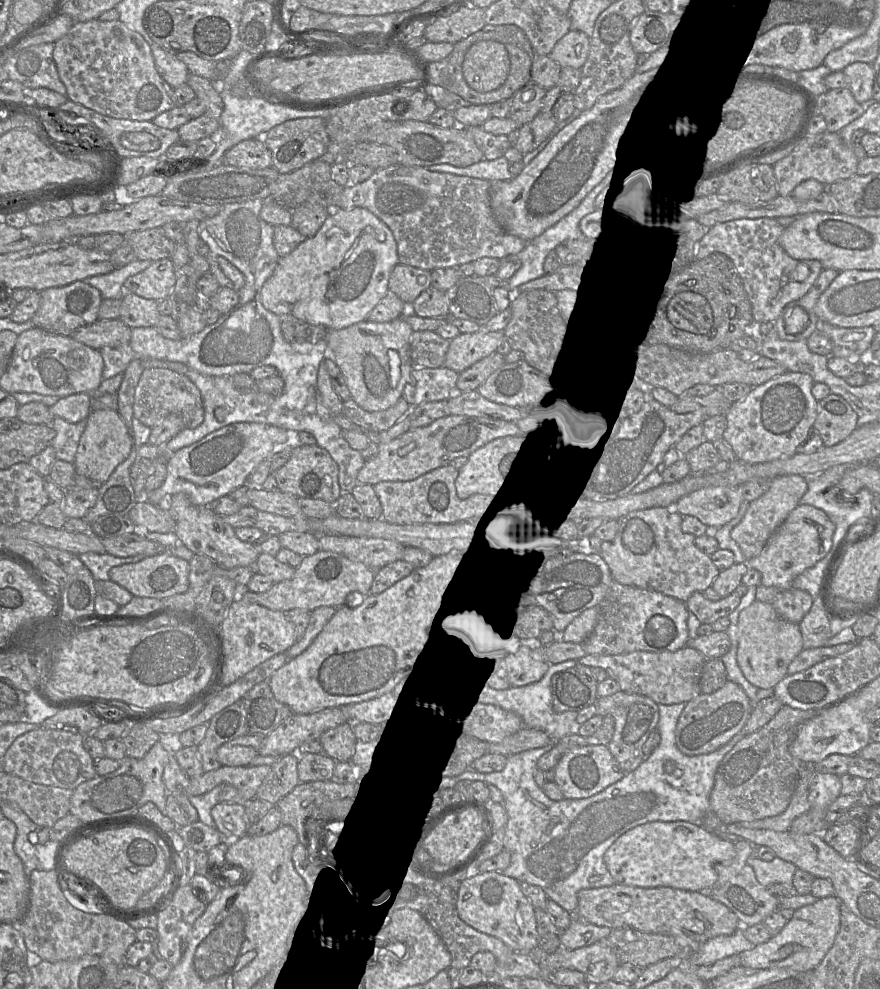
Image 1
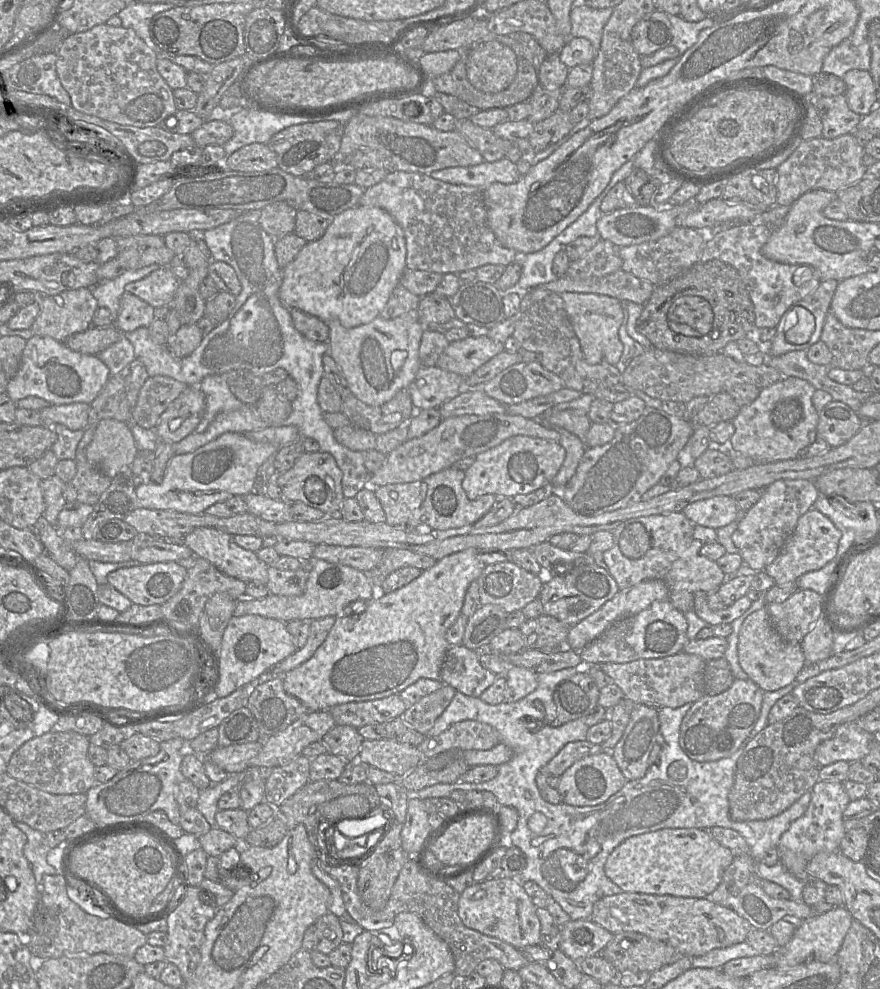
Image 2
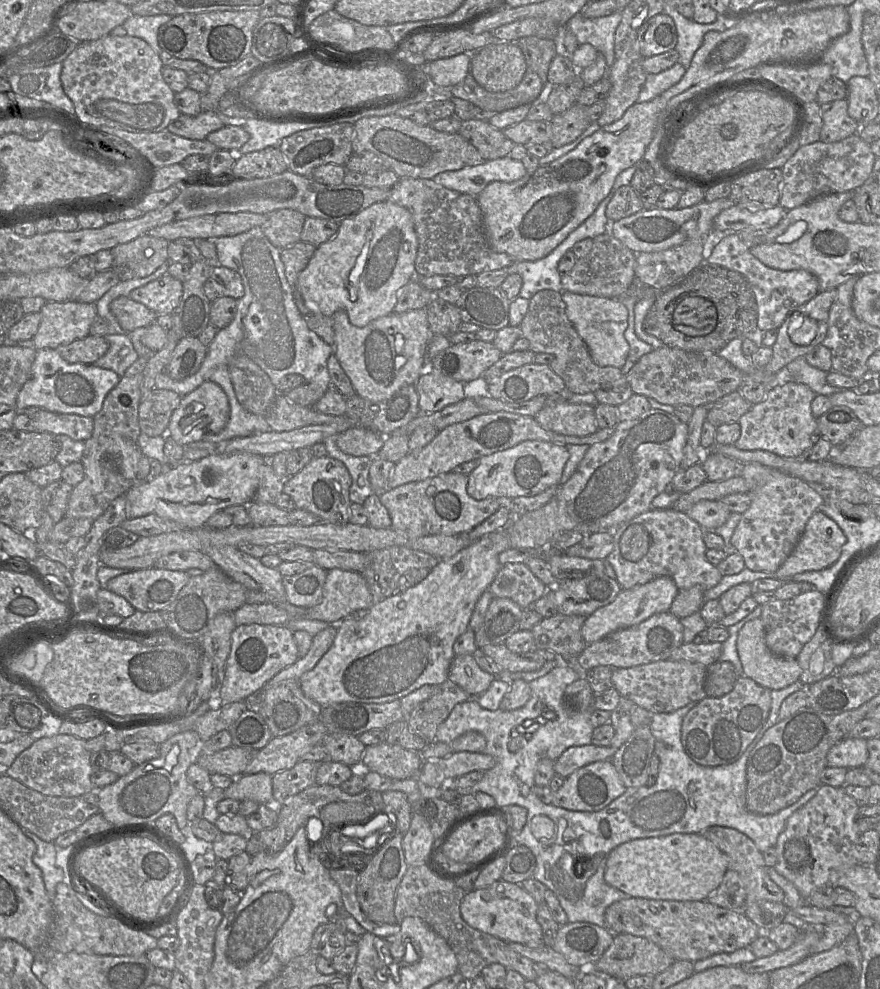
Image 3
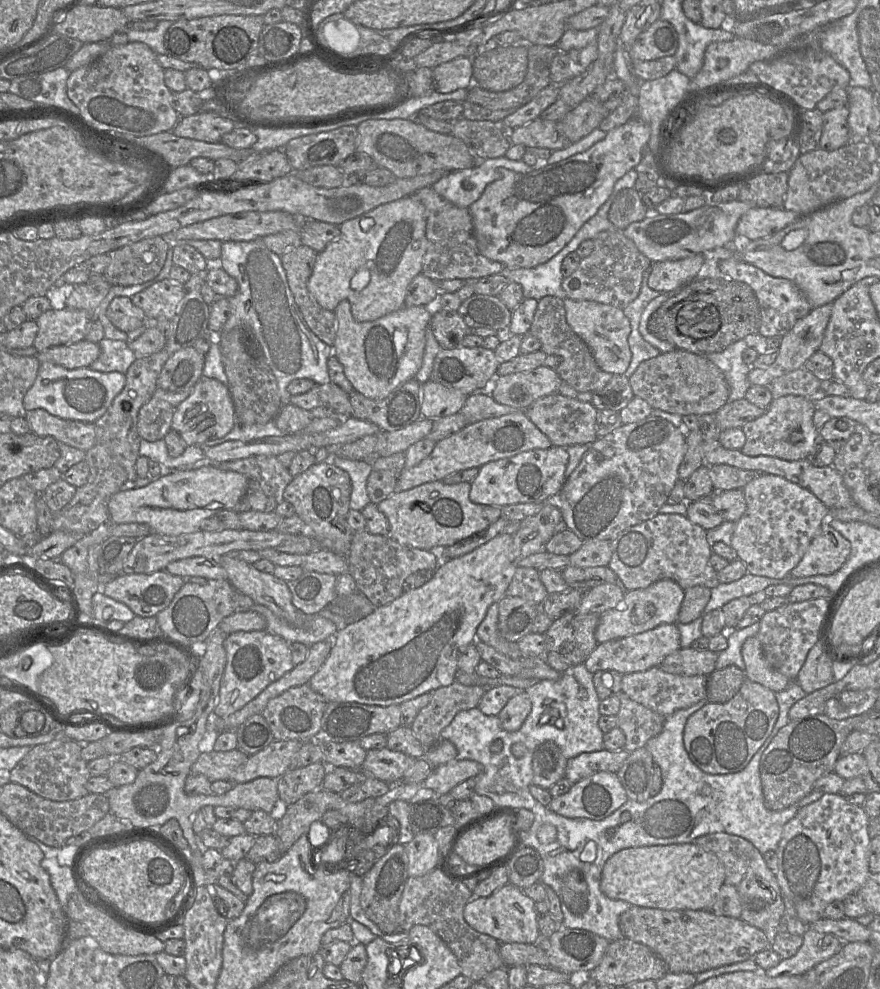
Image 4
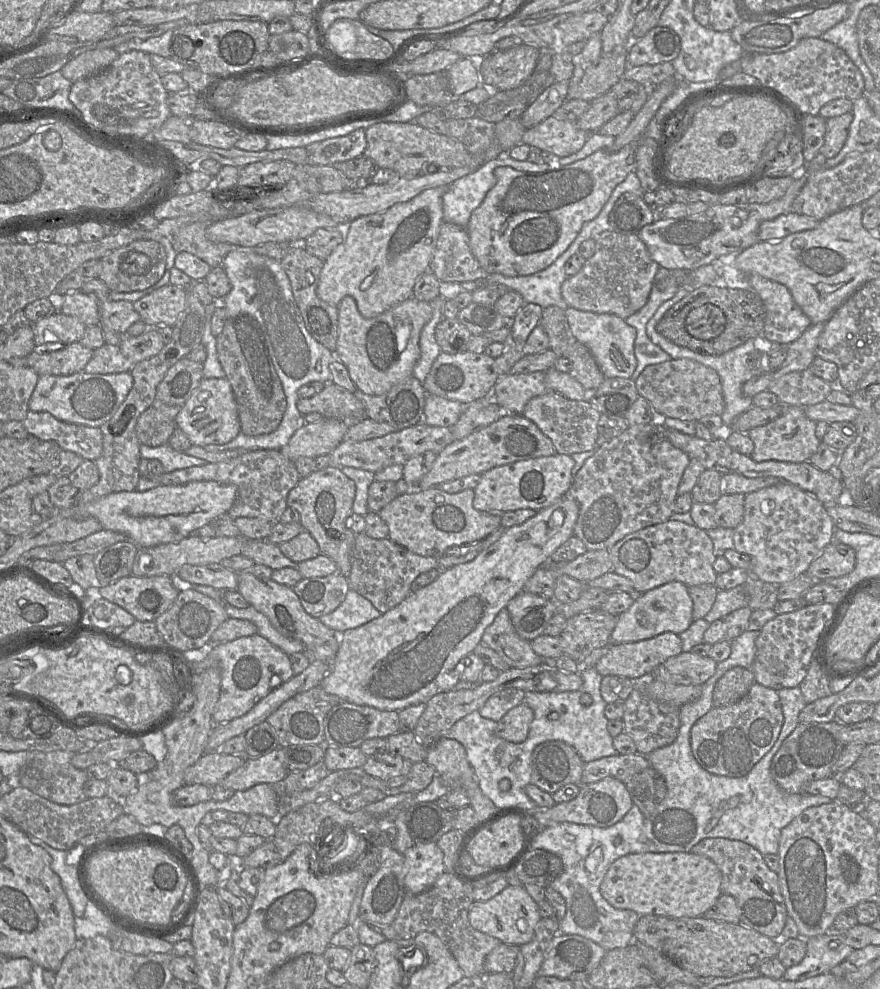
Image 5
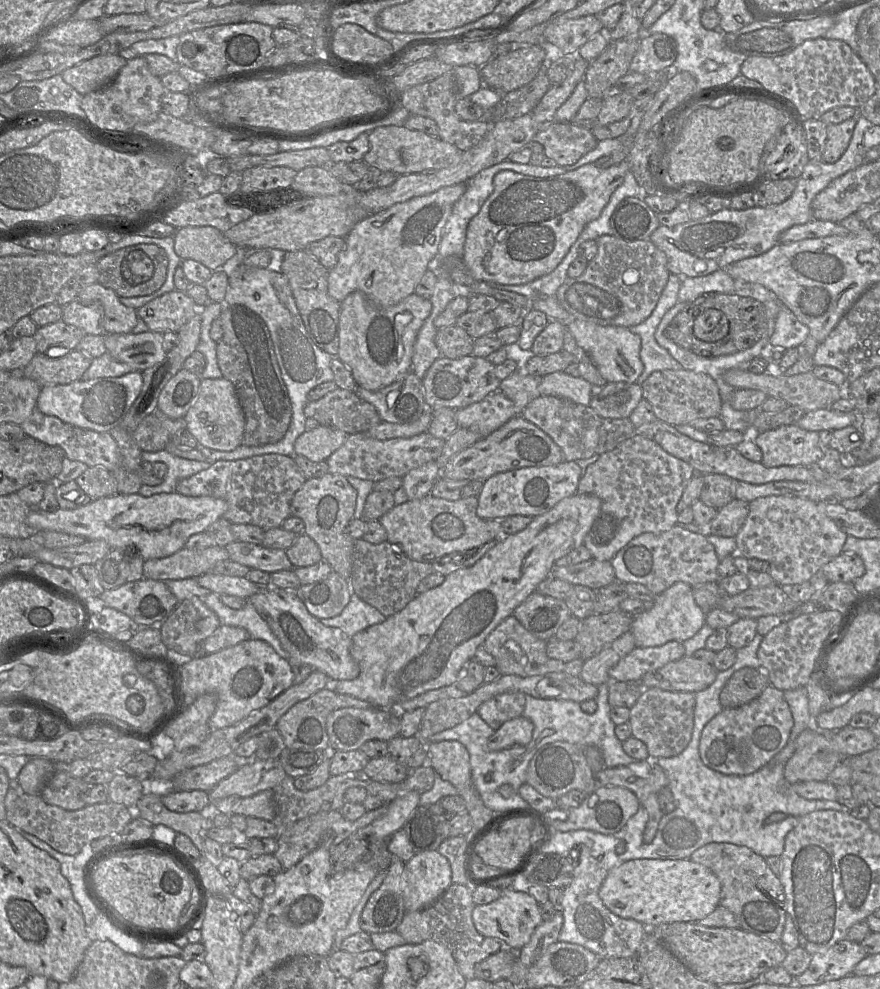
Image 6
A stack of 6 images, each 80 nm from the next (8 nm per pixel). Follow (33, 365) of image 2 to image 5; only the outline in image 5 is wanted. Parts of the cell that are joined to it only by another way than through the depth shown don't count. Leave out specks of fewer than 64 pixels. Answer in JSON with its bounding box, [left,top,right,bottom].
[28,371,133,427]

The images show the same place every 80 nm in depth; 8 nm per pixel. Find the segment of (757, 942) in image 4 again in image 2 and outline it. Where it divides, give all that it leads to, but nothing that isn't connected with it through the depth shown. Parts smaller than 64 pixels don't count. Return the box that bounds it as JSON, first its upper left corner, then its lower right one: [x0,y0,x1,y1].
[590,891,755,958]

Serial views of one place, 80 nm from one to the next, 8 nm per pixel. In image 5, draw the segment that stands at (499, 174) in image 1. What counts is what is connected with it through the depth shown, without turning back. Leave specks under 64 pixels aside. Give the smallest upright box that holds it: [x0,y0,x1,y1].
[442,155,549,228]

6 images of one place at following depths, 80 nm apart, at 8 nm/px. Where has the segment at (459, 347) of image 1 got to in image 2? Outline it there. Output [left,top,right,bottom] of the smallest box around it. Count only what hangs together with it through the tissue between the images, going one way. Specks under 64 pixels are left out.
[436,336,504,378]

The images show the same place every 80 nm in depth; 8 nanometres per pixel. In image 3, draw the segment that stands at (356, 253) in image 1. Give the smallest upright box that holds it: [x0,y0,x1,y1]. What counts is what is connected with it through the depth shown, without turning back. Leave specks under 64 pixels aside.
[297,200,418,327]

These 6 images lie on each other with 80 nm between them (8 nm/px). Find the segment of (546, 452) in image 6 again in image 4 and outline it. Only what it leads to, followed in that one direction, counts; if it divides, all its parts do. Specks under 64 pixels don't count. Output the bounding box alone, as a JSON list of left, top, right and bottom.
[395,412,552,492]

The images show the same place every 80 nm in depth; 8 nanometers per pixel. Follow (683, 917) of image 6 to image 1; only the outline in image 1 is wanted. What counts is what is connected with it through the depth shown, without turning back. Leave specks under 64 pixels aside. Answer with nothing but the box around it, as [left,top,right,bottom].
[605,821,735,892]

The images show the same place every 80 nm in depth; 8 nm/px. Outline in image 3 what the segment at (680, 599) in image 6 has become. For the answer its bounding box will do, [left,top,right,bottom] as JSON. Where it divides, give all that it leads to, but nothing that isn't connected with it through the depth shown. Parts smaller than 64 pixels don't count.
[581,576,678,644]

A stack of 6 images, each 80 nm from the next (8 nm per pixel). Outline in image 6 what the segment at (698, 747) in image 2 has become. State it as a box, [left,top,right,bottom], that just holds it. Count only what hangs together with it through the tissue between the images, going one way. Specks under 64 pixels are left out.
[699,684,794,775]

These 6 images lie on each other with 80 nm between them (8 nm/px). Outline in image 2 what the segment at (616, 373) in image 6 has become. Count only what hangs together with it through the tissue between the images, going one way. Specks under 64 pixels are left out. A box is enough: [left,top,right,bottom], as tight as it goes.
[560,292,624,365]

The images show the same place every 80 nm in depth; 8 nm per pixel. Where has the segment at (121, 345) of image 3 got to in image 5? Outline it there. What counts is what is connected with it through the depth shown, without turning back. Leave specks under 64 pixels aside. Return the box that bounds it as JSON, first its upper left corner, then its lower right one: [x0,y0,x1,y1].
[84,343,134,374]

